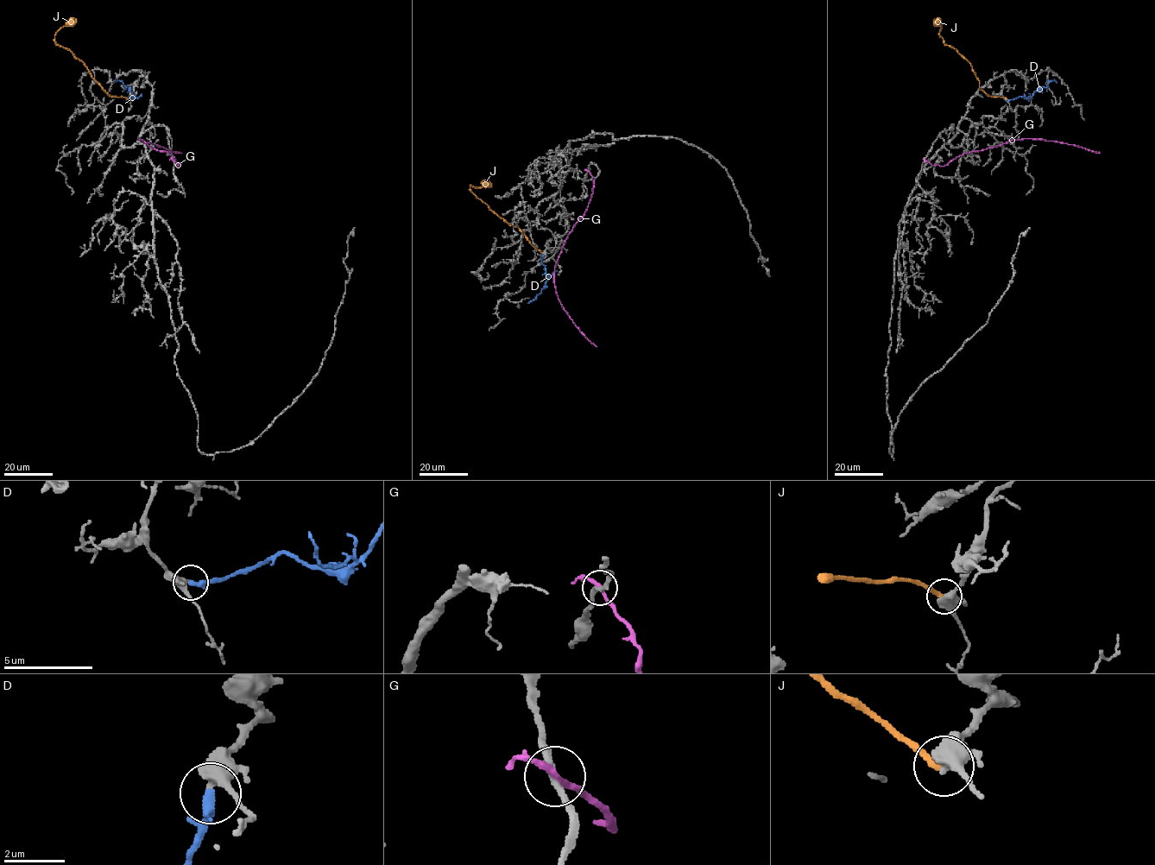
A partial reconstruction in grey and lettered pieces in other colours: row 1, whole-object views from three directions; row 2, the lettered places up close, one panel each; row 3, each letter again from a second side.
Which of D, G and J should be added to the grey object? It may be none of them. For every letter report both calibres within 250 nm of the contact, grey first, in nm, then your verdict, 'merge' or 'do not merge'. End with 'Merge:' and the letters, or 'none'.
D: calibres 360 and 240 nm; merge
G: calibres 240 and 200 nm; do not merge
J: calibres 400 and 260 nm; do not merge
Merge: D

